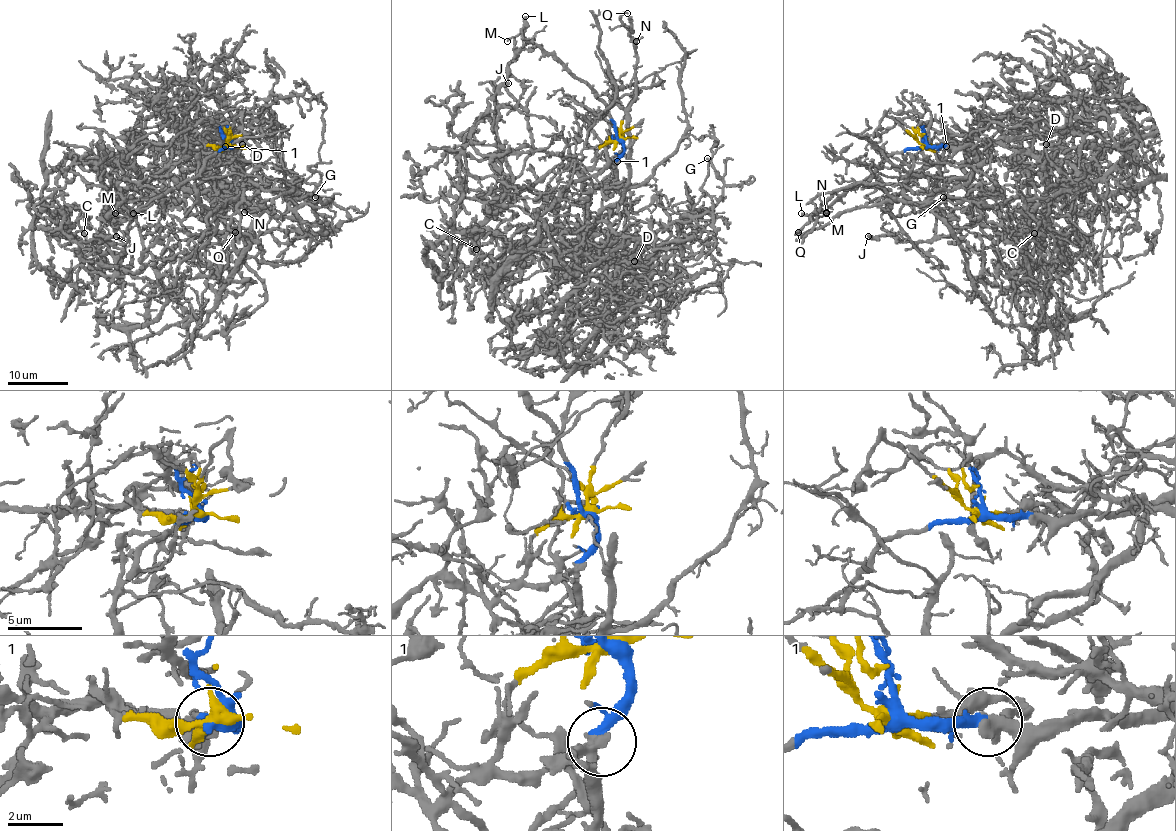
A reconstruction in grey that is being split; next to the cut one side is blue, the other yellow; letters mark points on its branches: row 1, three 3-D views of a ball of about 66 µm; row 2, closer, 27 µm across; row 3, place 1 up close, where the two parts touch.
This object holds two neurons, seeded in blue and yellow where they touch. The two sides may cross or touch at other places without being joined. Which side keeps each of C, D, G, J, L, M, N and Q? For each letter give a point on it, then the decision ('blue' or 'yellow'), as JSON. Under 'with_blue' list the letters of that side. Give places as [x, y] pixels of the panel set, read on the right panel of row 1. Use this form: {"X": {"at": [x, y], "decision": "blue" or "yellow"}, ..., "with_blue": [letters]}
{"C": {"at": [1034, 233], "decision": "yellow"}, "D": {"at": [1046, 144], "decision": "yellow"}, "G": {"at": [943, 197], "decision": "yellow"}, "J": {"at": [868, 236], "decision": "yellow"}, "L": {"at": [801, 213], "decision": "blue"}, "M": {"at": [826, 213], "decision": "blue"}, "N": {"at": [826, 212], "decision": "blue"}, "Q": {"at": [798, 232], "decision": "blue"}, "with_blue": ["L", "M", "N", "Q"]}

